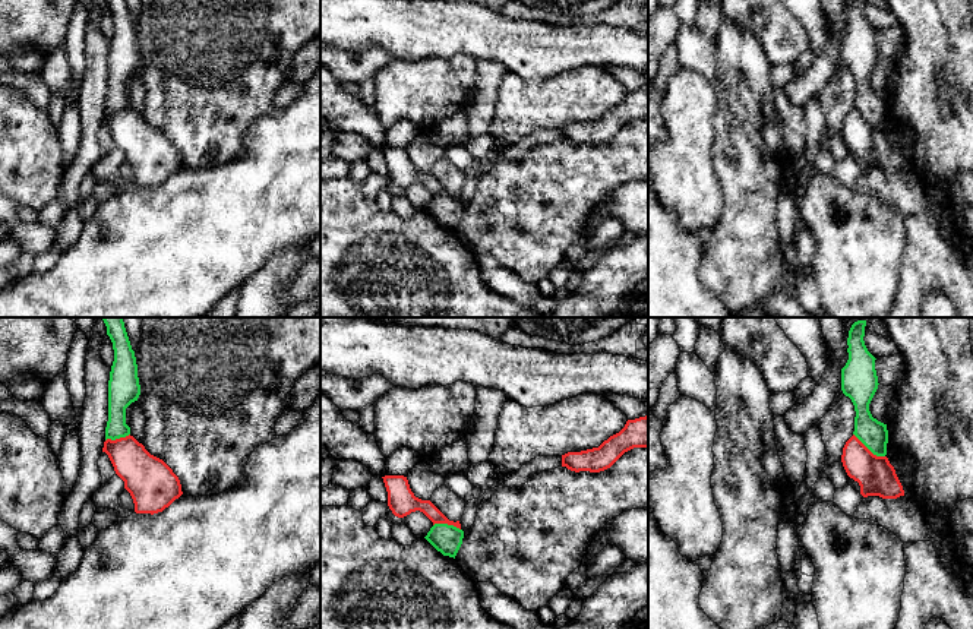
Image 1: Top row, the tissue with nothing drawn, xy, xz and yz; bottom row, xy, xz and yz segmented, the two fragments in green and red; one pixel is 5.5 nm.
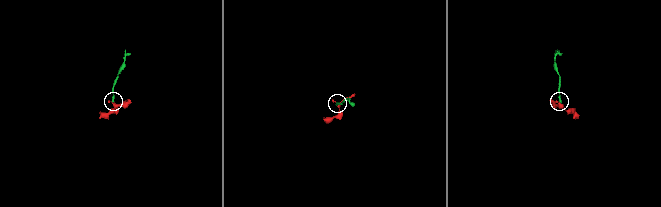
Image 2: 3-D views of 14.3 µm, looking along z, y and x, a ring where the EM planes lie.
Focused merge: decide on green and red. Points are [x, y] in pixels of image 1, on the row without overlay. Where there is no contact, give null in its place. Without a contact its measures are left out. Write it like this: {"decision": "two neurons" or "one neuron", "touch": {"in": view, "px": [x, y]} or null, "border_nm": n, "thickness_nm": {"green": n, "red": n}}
{"decision": "two neurons", "touch": {"in": "yz", "px": [869, 122]}, "border_nm": 220, "thickness_nm": {"green": 160, "red": 200}}

